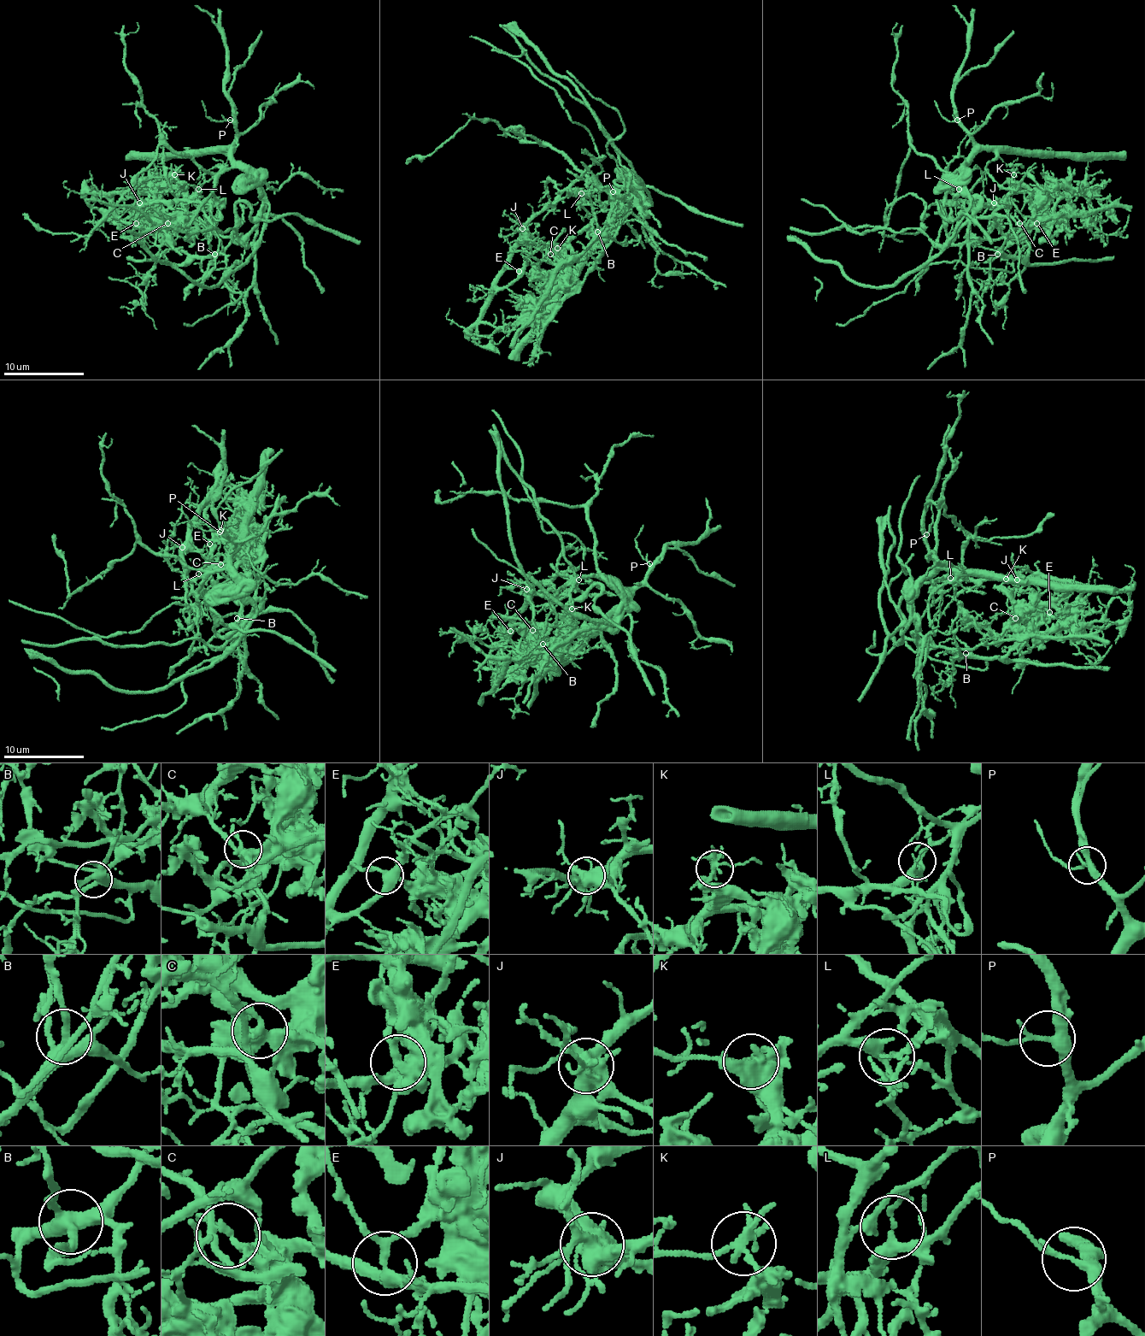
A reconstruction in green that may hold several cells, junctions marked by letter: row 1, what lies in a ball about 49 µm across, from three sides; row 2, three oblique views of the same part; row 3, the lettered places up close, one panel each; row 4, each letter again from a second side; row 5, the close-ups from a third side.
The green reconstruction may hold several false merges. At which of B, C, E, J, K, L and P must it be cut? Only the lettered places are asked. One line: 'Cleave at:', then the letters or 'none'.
Cleave at: C, E, J, K, L

